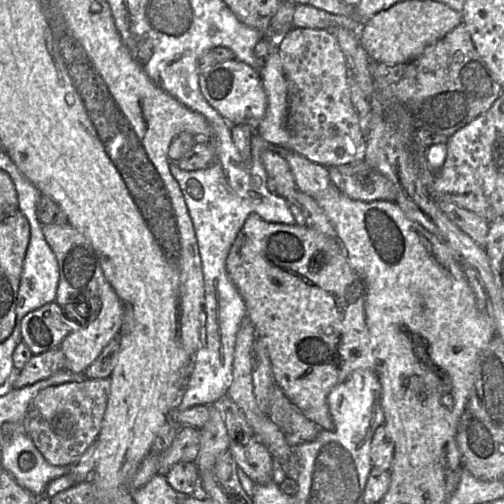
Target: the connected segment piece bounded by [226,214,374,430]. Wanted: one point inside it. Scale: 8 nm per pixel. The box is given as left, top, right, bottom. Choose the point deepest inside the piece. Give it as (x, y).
(306, 303)

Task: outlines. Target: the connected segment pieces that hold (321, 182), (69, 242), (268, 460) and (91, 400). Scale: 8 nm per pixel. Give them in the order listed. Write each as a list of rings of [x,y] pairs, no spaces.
[[[279,147],[277,152],[288,162],[300,191],[316,198],[333,185],[327,167],[310,161],[288,147]]]
[[[44,224],[42,231],[59,266],[60,277],[55,302],[68,318],[76,319],[78,323],[87,321],[85,327],[71,331],[60,344],[65,359],[64,369],[84,374],[107,344],[118,336],[123,318],[123,305],[106,280],[98,255],[88,238],[70,224]]]
[[[256,437],[245,444],[231,440],[229,451],[239,468],[256,483],[272,480],[274,459],[268,448]]]
[[[110,377],[84,379],[49,386],[30,402],[24,419],[25,432],[44,458],[53,465],[71,465],[93,444],[101,428],[110,392]]]

